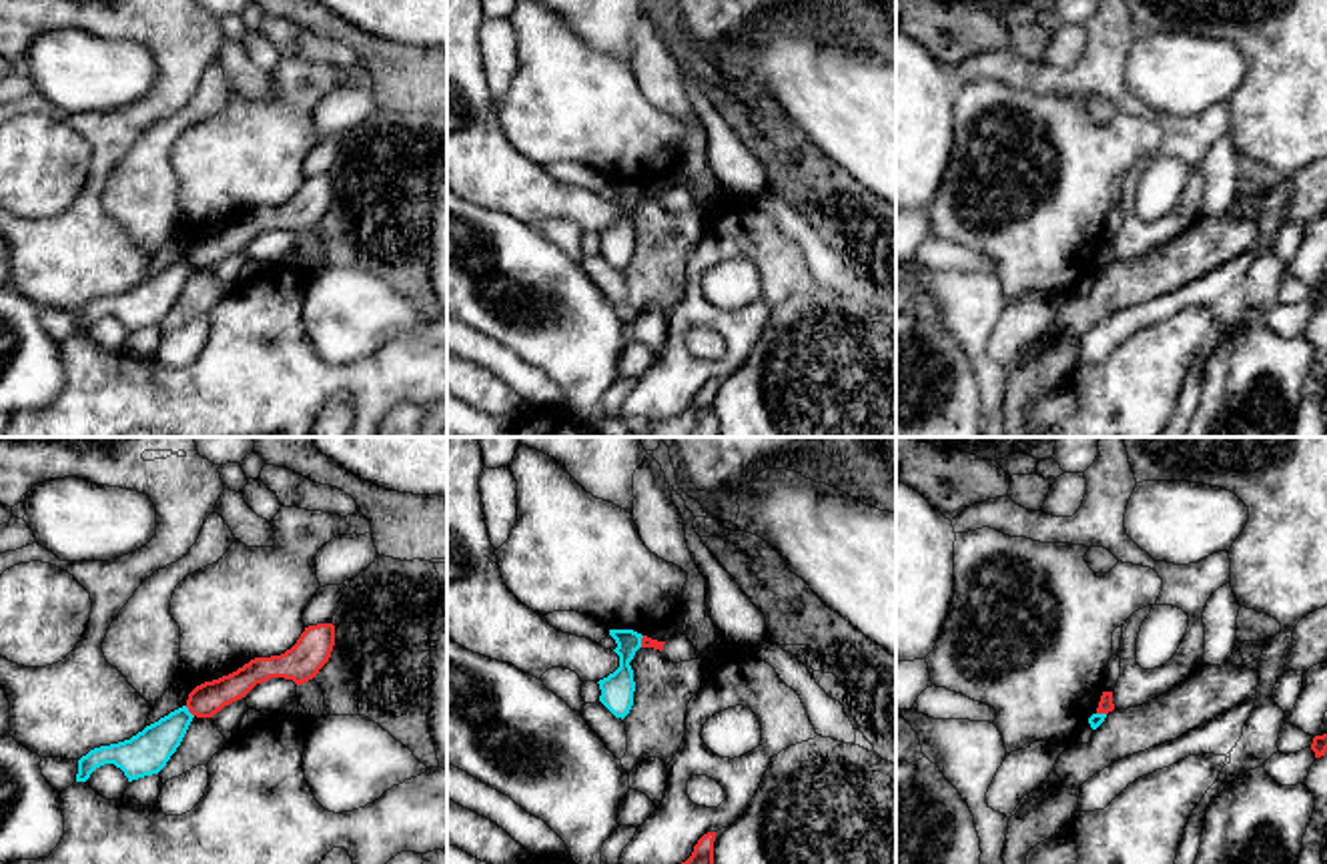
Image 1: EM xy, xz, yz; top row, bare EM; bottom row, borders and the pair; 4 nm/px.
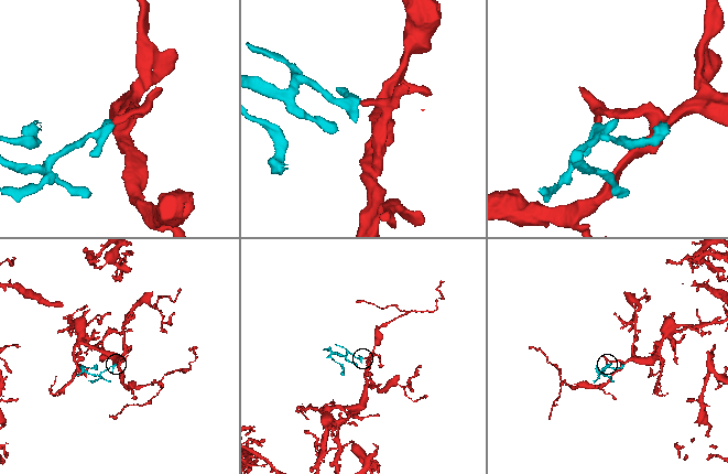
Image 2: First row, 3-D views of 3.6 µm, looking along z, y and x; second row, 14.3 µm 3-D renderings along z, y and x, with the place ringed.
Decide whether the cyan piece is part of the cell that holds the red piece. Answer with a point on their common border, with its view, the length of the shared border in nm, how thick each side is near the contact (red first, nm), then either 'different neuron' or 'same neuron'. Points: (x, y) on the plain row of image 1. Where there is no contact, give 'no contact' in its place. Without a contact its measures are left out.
contact xy (189, 261); length 60 nm; calibres 140 and 170 nm; different neuron

